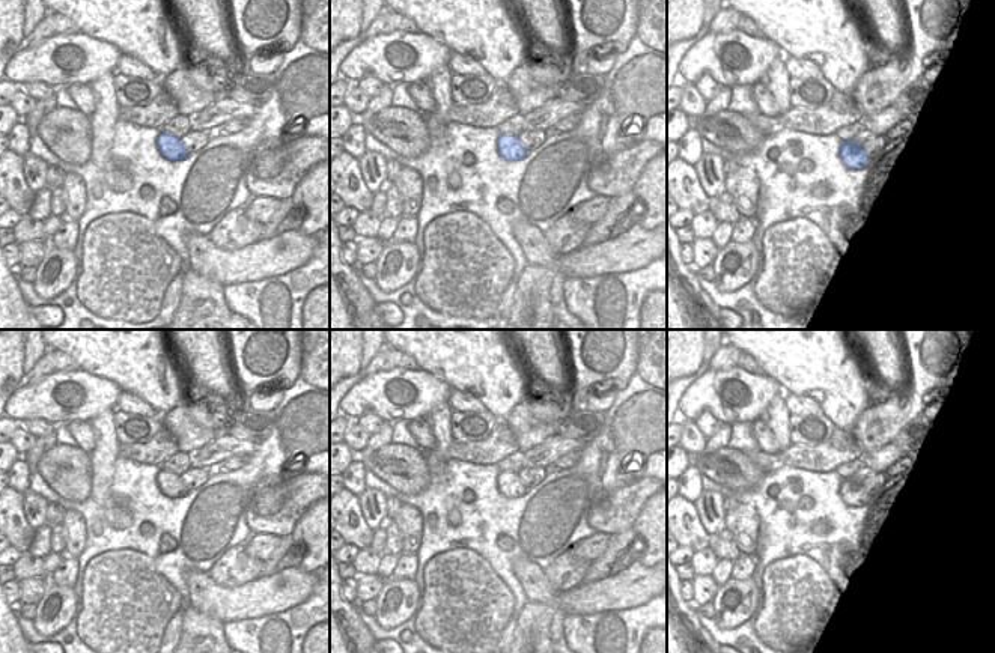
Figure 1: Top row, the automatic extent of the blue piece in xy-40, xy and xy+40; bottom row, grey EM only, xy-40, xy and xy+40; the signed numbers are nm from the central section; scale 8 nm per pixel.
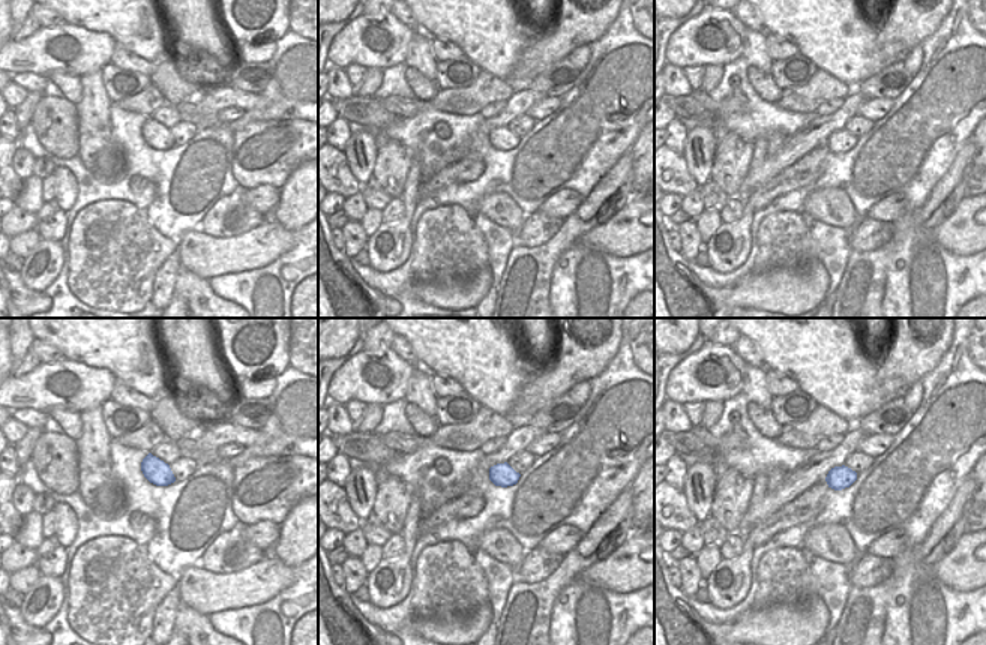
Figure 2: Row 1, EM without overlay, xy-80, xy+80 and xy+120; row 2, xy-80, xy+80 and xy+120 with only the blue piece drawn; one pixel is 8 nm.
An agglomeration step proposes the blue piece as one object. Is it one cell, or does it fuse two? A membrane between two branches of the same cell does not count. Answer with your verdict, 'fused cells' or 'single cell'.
single cell

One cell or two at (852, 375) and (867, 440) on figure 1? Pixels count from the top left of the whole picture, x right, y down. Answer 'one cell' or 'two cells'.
two cells

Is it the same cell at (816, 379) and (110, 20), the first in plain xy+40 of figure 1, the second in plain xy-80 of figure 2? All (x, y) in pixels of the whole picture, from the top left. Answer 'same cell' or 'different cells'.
same cell

